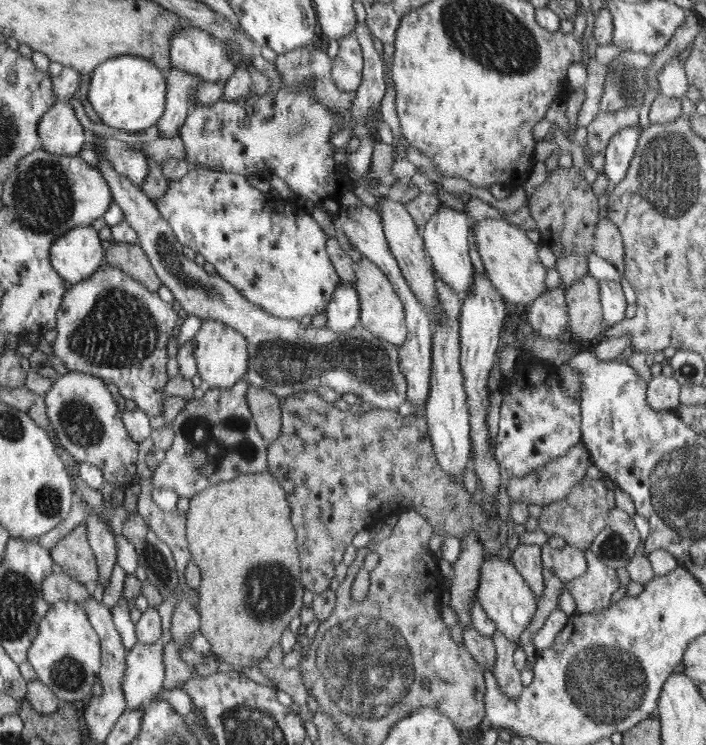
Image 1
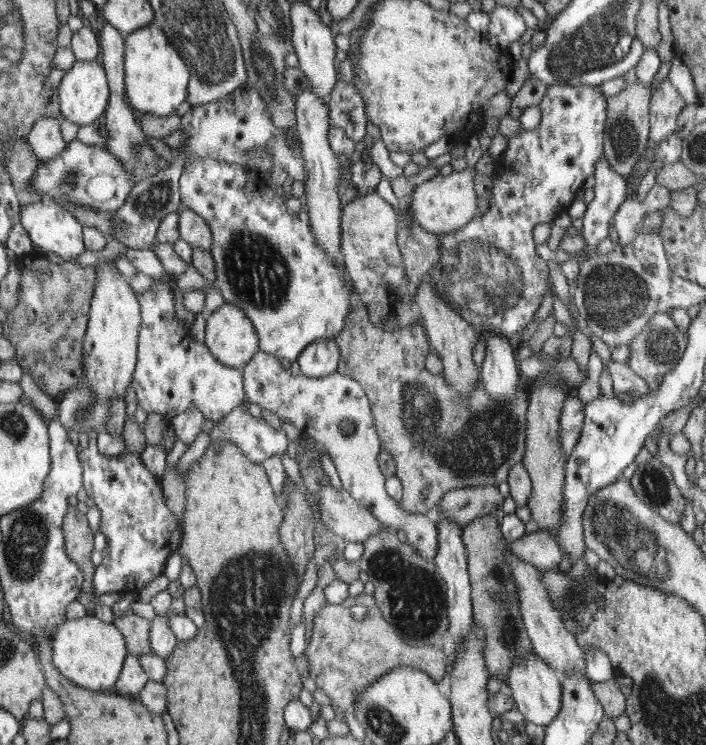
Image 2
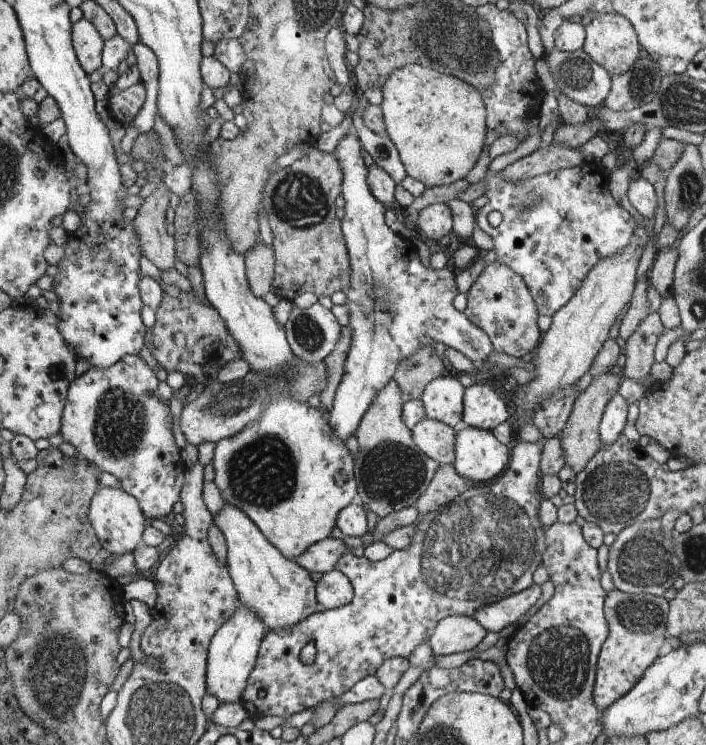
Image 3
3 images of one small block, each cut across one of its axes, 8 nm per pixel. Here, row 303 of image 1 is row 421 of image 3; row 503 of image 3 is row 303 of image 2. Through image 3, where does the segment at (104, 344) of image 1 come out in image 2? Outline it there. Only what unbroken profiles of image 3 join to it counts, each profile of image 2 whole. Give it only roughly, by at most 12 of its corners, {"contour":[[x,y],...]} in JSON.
{"contour":[[170,285],[139,296],[131,382],[146,414],[242,404],[243,369],[176,318]]}

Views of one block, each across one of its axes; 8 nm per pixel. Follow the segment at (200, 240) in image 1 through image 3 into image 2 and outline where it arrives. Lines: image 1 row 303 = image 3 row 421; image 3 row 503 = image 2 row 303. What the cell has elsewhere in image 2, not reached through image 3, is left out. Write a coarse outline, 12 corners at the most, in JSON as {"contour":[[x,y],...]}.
{"contour":[[185,162],[213,285],[297,360],[351,313],[309,207],[240,165]]}

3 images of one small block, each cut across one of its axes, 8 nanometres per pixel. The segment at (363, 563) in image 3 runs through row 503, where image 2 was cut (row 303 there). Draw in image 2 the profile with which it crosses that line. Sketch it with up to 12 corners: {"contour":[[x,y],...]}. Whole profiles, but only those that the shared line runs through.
{"contour":[[552,86],[429,278],[479,334],[531,325],[532,228],[604,155],[600,87]]}

